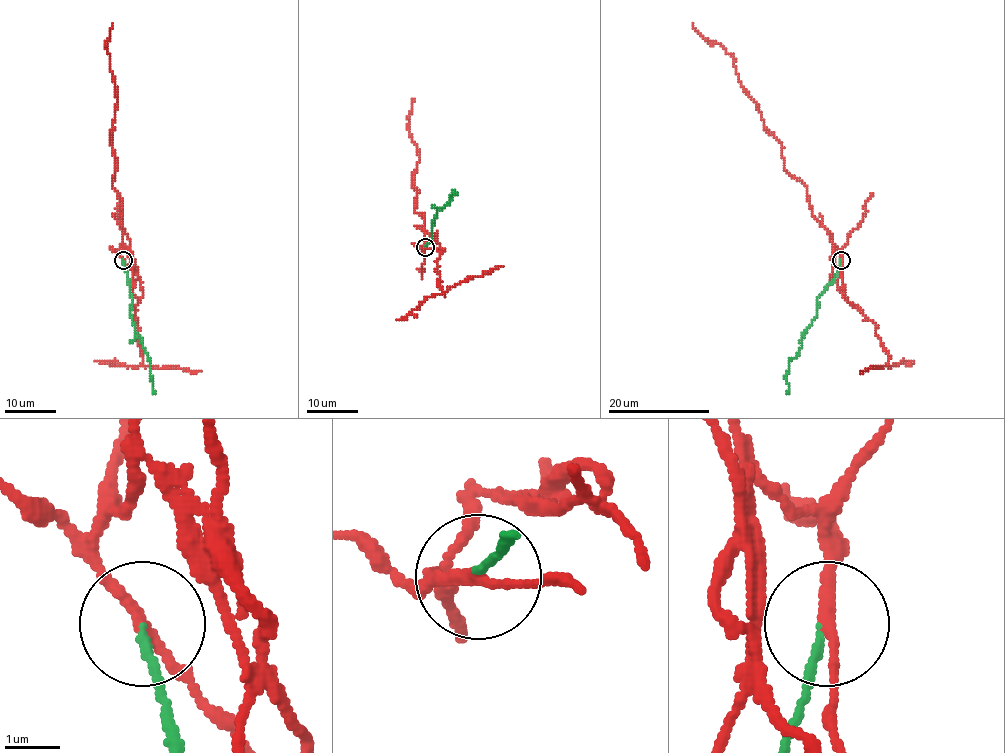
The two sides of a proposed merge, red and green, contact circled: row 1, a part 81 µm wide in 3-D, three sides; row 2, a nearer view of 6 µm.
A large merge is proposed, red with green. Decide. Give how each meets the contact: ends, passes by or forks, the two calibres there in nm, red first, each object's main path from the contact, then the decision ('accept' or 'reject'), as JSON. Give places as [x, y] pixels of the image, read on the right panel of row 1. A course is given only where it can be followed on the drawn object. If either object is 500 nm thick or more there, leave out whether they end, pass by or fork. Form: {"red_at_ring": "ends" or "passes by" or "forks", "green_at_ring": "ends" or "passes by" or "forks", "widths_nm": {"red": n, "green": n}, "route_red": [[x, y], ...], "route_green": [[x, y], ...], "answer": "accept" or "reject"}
{"red_at_ring": "passes by", "green_at_ring": "ends", "widths_nm": {"red": 190, "green": 120}, "route_red": [[842, 260], [831, 234], [811, 214], [803, 185], [784, 168], [781, 143], [743, 88], [734, 58], [692, 22]], "route_green": [[840, 260], [834, 280], [819, 296], [816, 317], [802, 338], [798, 354], [789, 361], [786, 376], [787, 394]], "answer": "reject"}

